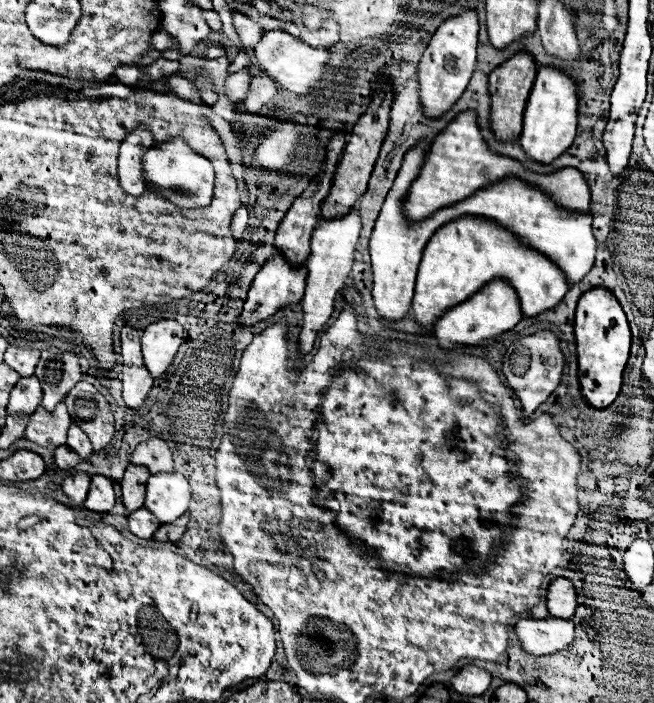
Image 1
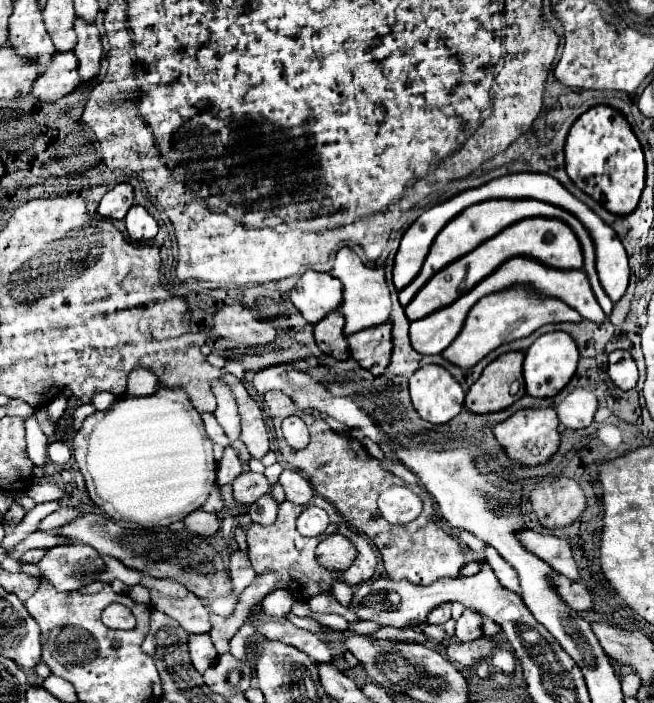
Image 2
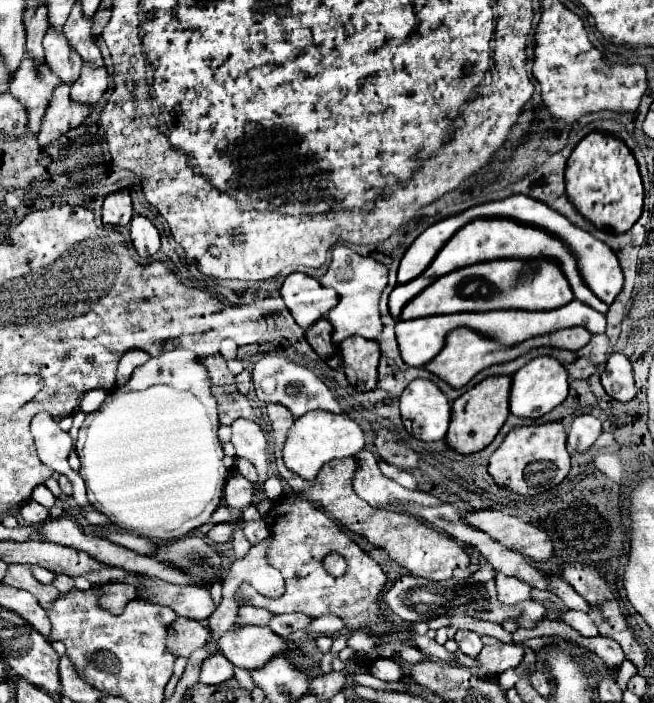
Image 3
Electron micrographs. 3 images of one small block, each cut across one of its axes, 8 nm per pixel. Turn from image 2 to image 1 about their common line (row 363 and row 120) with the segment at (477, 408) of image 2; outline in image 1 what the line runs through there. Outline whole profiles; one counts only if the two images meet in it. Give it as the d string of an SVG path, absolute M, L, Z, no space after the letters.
M516 52L510 60L496 66L490 80L490 96L492 96L492 130L500 140L514 140L522 130L524 106L528 102L528 94L532 90L532 82L536 78L536 60L528 52Z

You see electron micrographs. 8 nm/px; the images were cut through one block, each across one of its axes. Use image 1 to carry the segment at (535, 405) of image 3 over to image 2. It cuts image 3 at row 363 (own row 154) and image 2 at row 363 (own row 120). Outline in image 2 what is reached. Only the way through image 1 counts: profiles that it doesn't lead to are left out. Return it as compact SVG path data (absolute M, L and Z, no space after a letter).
M548 332L540 336L524 356L524 384L526 384L526 394L534 398L552 398L556 396L574 376L576 364L578 364L578 348L570 336L564 332Z

